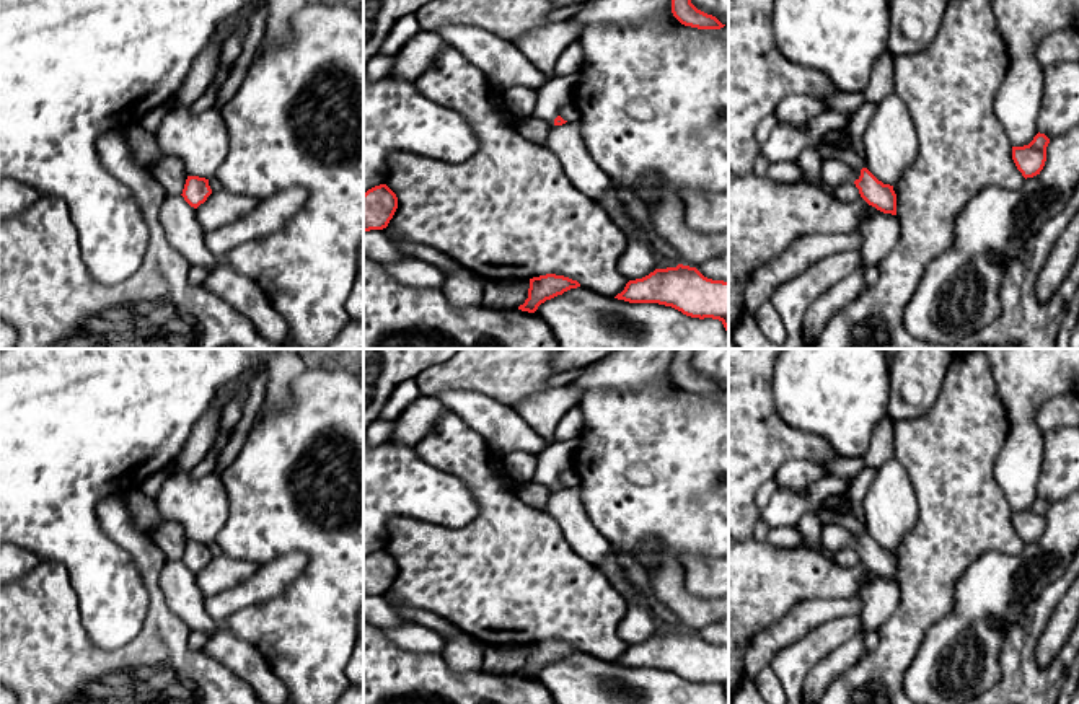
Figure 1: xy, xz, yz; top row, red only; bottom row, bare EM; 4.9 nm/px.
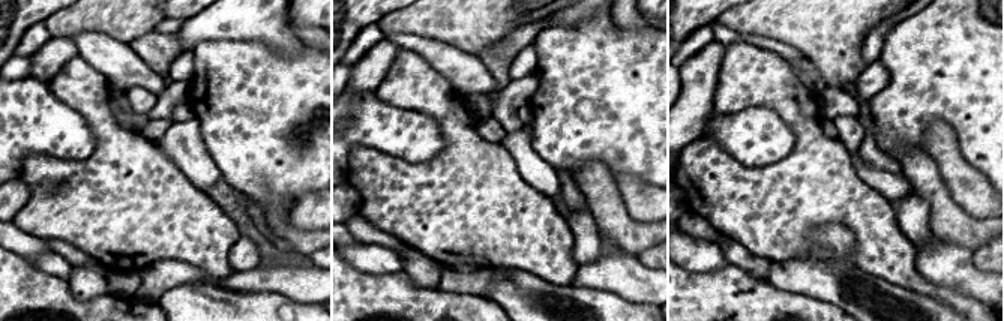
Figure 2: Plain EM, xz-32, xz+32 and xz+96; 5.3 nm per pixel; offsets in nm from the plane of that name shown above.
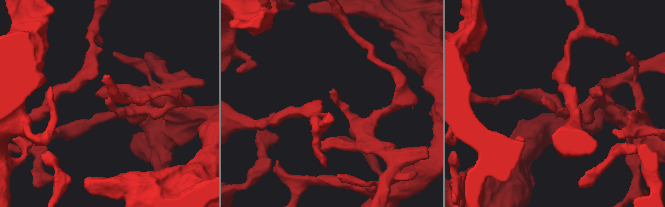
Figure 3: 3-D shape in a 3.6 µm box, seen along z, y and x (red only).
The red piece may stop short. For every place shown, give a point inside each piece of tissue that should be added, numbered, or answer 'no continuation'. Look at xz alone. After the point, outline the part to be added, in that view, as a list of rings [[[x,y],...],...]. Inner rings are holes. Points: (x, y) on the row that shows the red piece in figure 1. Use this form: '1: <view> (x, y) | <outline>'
1: xz (558, 92) | [[[580,73],[561,75],[546,81],[538,90],[538,101],[533,112],[535,119],[544,119],[554,125],[554,119],[559,116],[562,106],[567,106],[574,99],[574,93],[580,83]]]

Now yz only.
1: yz (835, 171) | [[[833,156],[821,163],[821,174],[820,179],[823,183],[823,187],[828,191],[833,191],[839,184],[854,183],[859,179],[861,171],[851,168],[843,160]]]

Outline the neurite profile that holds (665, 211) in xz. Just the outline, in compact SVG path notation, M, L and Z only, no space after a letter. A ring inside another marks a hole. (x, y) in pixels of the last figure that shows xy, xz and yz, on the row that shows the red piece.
M655 176L644 179L637 196L645 202L655 235L680 254L680 264L701 264L729 253L729 231L699 235L685 223L680 197L668 192Z

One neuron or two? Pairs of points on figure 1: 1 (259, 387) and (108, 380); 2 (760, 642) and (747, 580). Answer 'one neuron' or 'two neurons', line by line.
1: two neurons
2: two neurons

